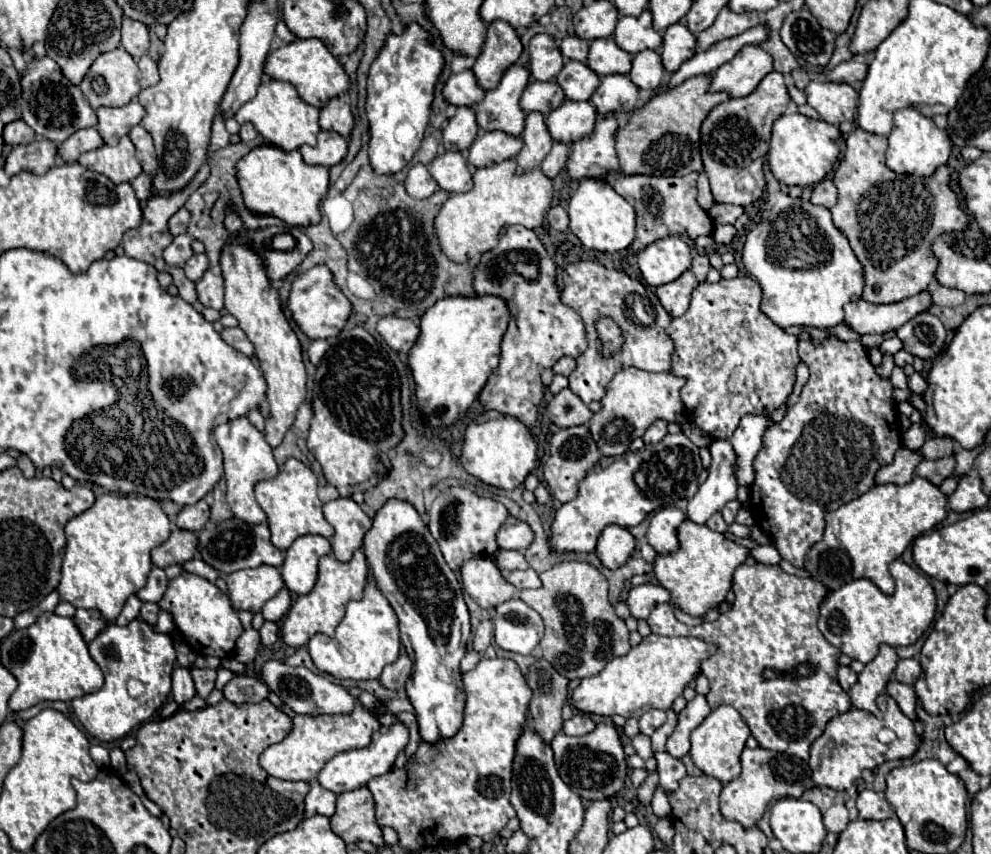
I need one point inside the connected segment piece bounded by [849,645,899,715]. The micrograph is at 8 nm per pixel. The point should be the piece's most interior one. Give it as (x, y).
(872, 680)

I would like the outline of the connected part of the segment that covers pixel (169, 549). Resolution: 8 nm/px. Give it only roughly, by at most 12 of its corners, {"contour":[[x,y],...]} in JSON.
{"contour":[[173,527],[151,551],[155,567],[191,561],[199,553],[195,533]]}

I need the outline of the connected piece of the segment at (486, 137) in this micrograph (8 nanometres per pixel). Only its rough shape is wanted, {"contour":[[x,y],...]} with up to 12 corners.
{"contour":[[485,131],[469,147],[475,167],[515,157],[523,139]]}

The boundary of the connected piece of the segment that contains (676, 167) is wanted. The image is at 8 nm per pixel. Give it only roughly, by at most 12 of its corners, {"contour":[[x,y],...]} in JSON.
{"contour":[[695,75],[615,137],[619,171],[703,171],[699,129],[729,99]]}

